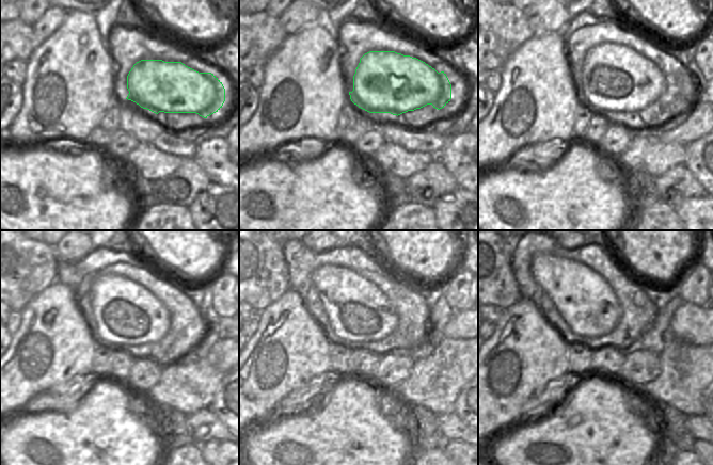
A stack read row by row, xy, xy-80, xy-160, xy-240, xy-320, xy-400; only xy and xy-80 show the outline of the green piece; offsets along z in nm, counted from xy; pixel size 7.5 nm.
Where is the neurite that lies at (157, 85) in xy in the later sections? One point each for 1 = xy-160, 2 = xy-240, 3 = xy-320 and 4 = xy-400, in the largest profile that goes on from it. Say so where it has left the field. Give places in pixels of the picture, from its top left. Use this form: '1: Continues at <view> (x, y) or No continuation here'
1: Continues at xy-160 (616, 80)
2: Continues at xy-240 (123, 314)
3: Continues at xy-320 (353, 309)
4: Continues at xy-400 (580, 298)

